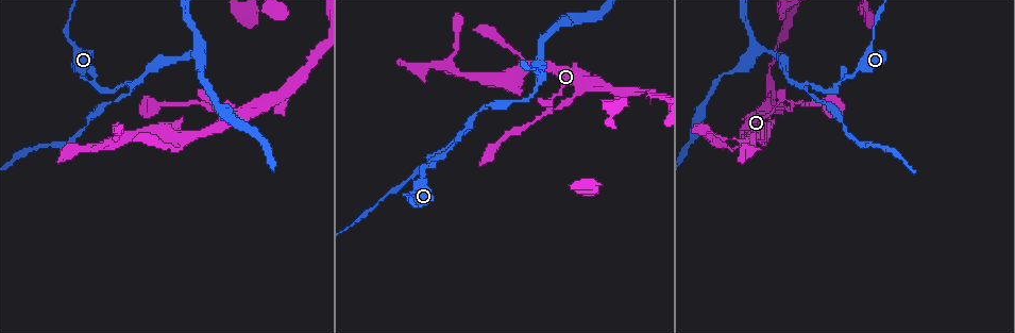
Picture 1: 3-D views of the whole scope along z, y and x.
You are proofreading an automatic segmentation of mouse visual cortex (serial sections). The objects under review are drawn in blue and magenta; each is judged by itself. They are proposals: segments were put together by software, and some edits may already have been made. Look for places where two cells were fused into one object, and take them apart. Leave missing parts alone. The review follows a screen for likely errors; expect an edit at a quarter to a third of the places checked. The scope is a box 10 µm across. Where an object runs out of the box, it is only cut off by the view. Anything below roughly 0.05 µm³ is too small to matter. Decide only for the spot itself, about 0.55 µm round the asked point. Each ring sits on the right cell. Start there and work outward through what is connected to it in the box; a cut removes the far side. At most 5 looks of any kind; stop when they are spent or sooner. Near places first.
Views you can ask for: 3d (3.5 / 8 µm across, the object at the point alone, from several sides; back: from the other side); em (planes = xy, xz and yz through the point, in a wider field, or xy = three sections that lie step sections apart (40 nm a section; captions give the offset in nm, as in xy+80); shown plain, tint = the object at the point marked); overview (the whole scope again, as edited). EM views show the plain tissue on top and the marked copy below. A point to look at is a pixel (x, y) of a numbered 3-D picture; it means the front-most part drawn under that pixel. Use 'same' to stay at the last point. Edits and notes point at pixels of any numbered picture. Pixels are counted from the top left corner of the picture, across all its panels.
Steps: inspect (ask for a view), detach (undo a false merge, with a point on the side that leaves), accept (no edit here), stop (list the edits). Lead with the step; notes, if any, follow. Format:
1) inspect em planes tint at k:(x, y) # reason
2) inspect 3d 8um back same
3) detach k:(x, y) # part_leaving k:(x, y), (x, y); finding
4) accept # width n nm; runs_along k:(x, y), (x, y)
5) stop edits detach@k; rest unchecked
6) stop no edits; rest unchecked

inspect 3d 3.5um at 1:(181, 138) # sharp bend

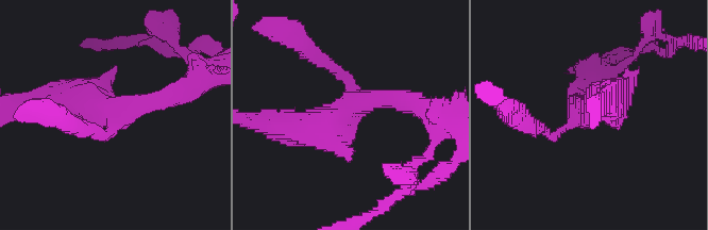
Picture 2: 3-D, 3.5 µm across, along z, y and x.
inspect em xy step 1 tint at 2:(353, 103) # arms 3; arm_widths 150, 300, 500 nm; shape alone is not enough

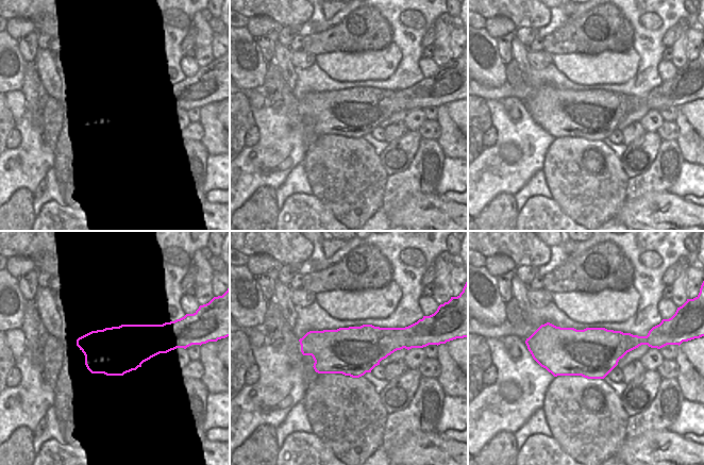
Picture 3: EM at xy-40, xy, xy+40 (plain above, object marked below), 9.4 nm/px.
inspect em planes tint same # another direction

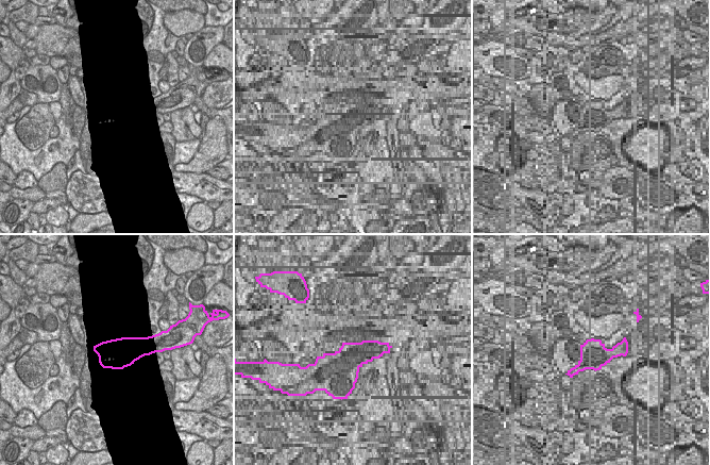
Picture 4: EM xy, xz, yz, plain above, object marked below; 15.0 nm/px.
accept # width 460 nm; runs_along 2:(420, 108), (371, 99), (292, 127); one cell here

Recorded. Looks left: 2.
inspect 3d 3.5um at 1:(110, 142)

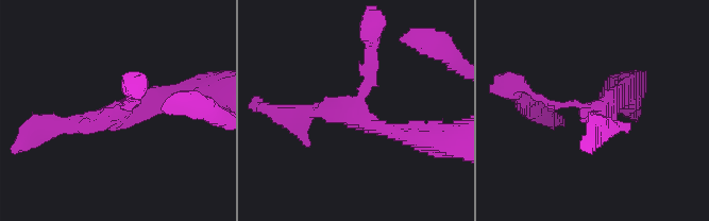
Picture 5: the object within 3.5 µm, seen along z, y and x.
inspect em xy step 3 tint at 5:(599, 109) # arms 3; arm_widths 150, 250, 300 nm

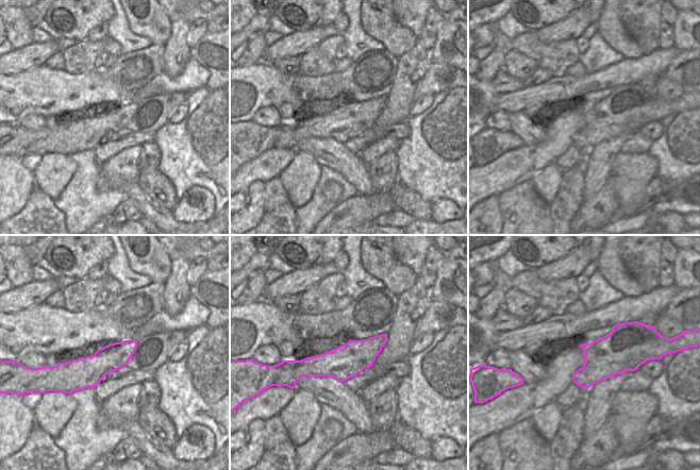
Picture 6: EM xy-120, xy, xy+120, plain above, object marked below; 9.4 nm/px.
accept # width 320 nm; runs_along 6:(384, 336), (343, 363), (294, 363); all the same cell

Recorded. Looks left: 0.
stop no edits; rest unchecked

